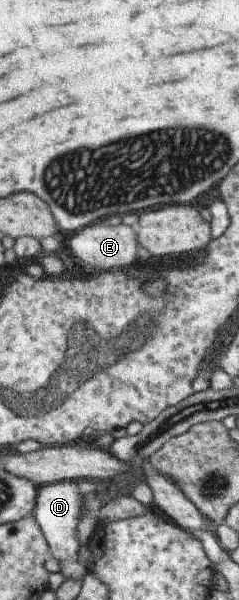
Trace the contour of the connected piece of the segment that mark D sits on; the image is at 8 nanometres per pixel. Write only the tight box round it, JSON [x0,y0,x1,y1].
[36,481,88,579]

